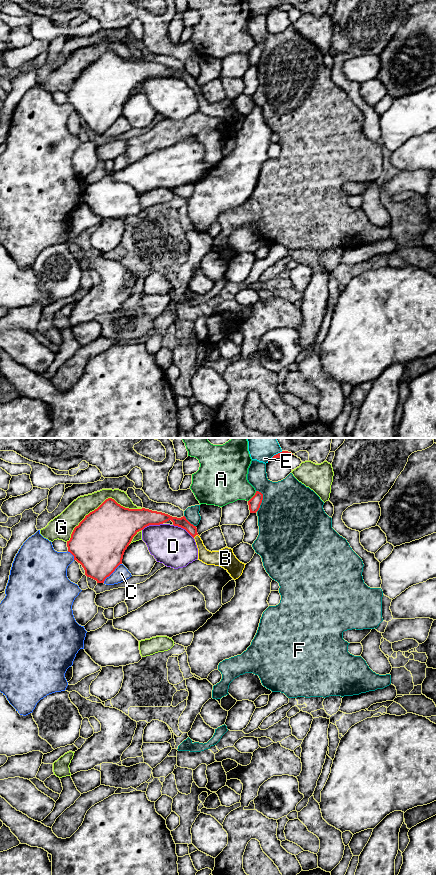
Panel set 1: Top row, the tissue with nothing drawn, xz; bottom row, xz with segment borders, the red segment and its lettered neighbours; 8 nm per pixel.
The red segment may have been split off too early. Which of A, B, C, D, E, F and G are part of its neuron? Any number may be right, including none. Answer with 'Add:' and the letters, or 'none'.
Add: B

